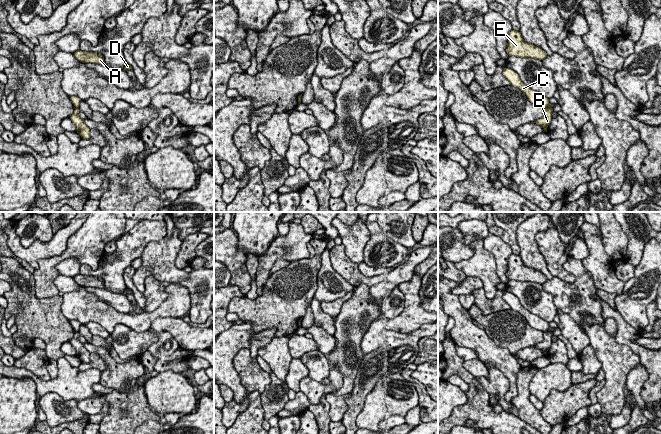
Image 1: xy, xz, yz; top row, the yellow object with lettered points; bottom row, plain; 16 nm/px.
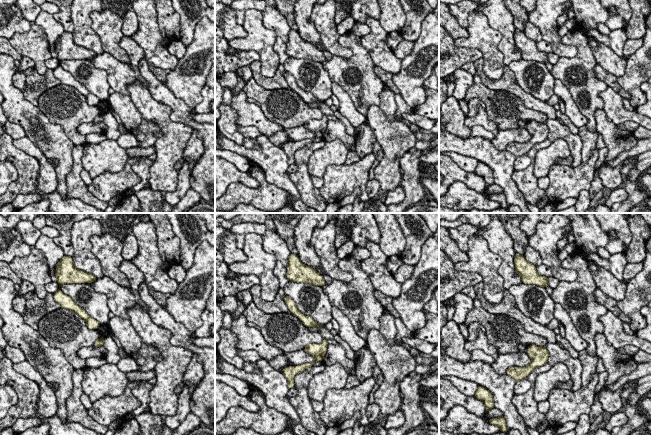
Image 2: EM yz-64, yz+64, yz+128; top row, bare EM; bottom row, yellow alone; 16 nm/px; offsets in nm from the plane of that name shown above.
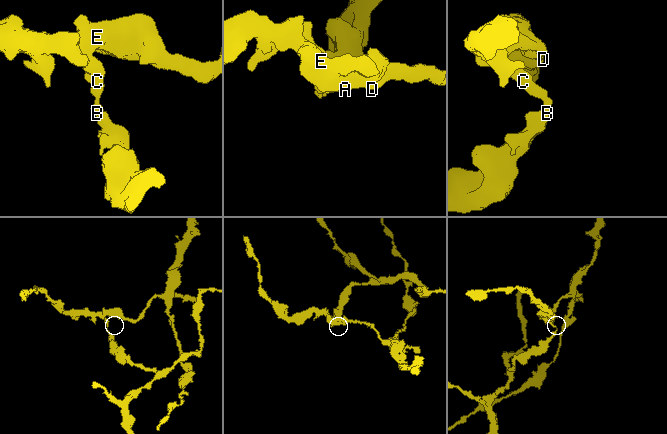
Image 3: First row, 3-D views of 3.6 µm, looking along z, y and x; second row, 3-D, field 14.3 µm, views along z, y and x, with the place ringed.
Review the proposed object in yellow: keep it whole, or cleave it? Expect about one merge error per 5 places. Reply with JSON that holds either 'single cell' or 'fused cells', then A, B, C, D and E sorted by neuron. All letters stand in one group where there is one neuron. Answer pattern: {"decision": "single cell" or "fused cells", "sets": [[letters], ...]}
{"decision": "fused cells", "sets": [["A", "C", "D", "E"], ["B"]]}

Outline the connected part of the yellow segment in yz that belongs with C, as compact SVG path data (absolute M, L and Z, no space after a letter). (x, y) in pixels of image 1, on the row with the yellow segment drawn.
M505 67L502 72L503 76L507 78L510 84L516 88L519 88L528 98L528 100L537 106L546 108L549 106L549 99L542 96L537 91L526 86L520 79L519 75L512 69Z

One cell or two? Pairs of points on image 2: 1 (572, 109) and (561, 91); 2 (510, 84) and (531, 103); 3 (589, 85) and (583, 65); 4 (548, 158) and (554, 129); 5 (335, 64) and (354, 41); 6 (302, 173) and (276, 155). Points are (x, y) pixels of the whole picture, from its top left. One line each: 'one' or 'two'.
1: one
2: one
3: one
4: two
5: one
6: two

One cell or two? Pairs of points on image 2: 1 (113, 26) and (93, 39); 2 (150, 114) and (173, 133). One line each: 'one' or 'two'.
1: two
2: one

